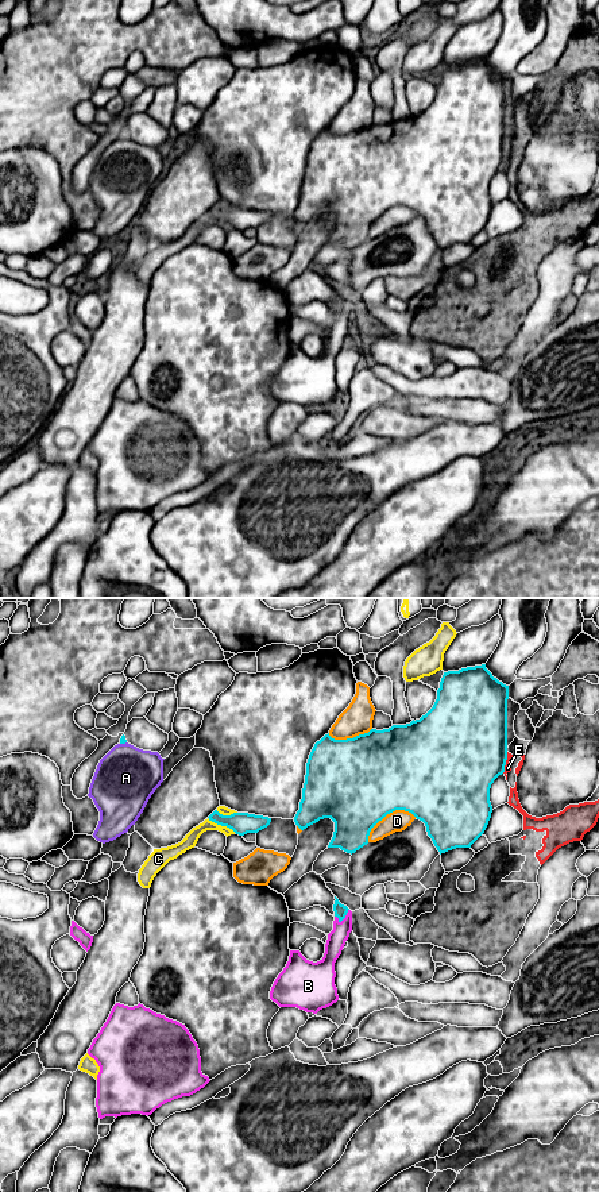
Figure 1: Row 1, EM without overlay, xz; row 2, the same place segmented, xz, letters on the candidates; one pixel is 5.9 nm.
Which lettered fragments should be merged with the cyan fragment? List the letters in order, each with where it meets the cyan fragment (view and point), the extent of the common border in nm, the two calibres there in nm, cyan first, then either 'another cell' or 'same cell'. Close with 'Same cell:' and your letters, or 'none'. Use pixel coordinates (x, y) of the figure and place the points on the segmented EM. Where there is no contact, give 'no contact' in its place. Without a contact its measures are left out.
A: xz (123, 743) | 40 nm | 40/360 nm | another cell
B: xz (346, 914) | 110 nm | 80/110 nm | another cell
C: xz (221, 825) | 190 nm | 130/80 nm | another cell
D: xz (387, 813) | 320 nm | 500/130 nm | another cell
E: xz (505, 763) | 130 nm | 500/40 nm | another cell
Same cell: none

